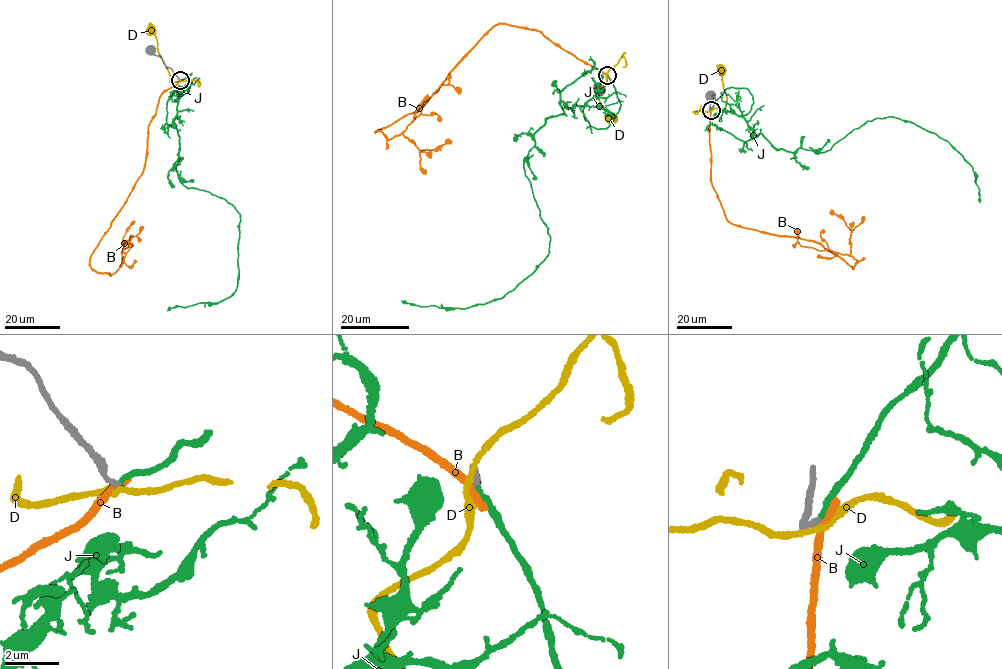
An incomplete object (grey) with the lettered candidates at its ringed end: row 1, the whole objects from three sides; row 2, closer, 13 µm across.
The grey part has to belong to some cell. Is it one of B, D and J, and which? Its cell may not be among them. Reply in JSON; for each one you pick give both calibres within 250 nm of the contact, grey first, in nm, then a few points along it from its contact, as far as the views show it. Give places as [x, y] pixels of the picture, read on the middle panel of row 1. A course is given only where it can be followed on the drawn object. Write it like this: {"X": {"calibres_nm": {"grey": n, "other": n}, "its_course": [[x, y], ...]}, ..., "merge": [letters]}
{"J": {"calibres_nm": {"grey": 190, "other": 180}, "its_course": [[607, 75], [608, 127], [561, 102], [534, 135], [550, 238], [535, 272], [464, 309], [401, 300]]}, "merge": ["J"]}

